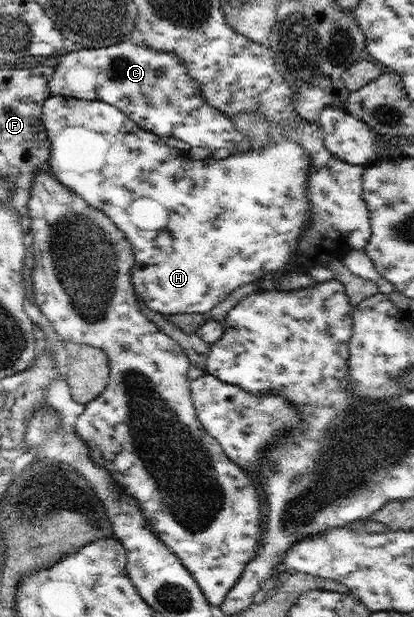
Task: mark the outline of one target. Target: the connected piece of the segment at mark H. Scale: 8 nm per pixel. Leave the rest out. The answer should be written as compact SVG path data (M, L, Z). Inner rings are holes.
M49 96L43 104L41 122L46 128L50 140L50 168L51 173L61 185L69 191L80 195L89 206L103 210L125 234L135 255L132 269L132 282L138 299L149 309L161 314L175 315L186 313L205 313L221 303L229 294L239 286L259 280L270 271L283 271L296 259L297 248L302 235L306 233L308 223L312 223L312 205L308 202L307 168L311 163L308 154L299 149L293 141L277 141L267 148L247 151L247 153L232 154L223 159L211 156L205 159L191 159L190 156L166 145L162 138L141 129L127 114L114 105L104 101L89 101L70 98L69 96Z

